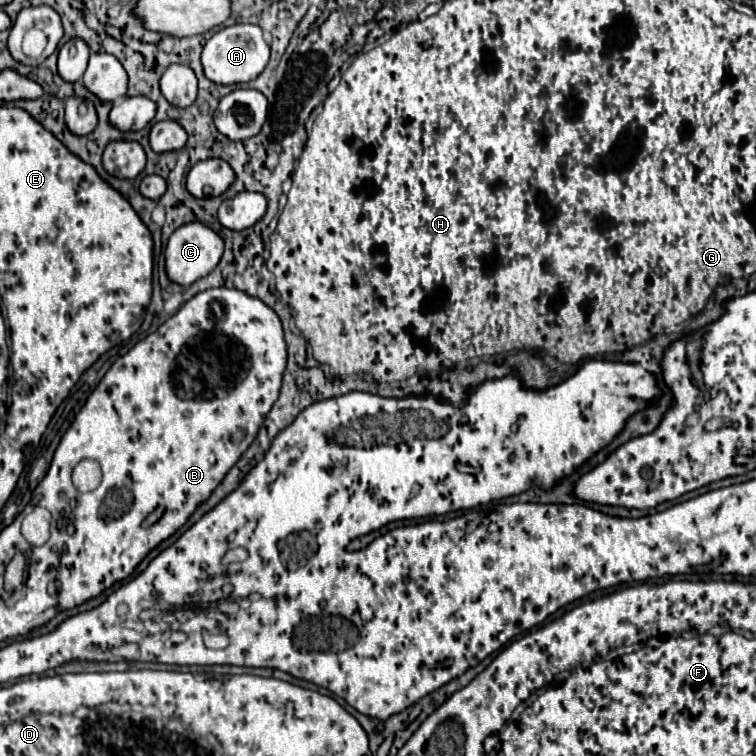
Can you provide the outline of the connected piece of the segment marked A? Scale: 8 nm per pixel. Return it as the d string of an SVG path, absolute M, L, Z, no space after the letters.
M232 25L224 27L208 39L202 49L202 67L204 75L216 85L236 85L248 83L256 79L270 59L270 47L262 37L262 29L258 25Z

